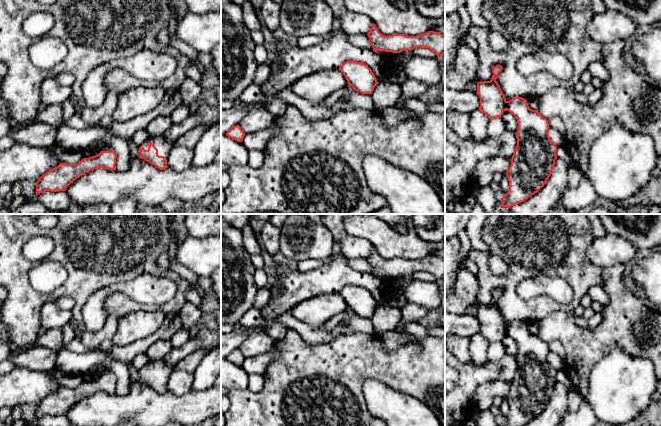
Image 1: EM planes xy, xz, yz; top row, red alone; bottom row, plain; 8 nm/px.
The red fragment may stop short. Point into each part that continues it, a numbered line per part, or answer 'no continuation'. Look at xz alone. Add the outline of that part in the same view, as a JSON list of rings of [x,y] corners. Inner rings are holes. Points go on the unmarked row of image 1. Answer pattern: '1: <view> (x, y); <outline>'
no continuation

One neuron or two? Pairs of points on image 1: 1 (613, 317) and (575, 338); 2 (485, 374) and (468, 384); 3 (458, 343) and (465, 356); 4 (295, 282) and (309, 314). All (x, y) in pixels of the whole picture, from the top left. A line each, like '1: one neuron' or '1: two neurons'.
1: one neuron
2: one neuron
3: one neuron
4: two neurons

